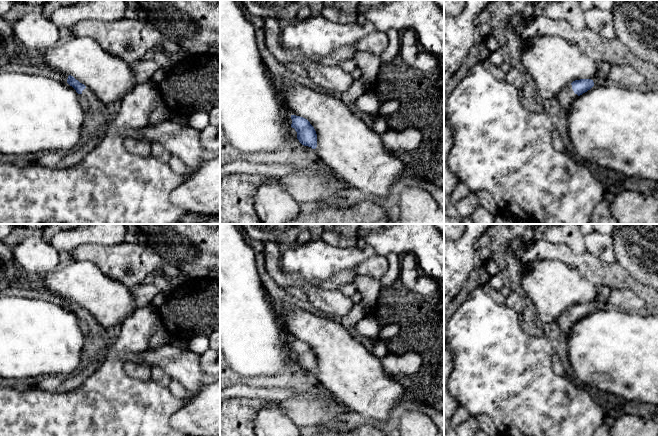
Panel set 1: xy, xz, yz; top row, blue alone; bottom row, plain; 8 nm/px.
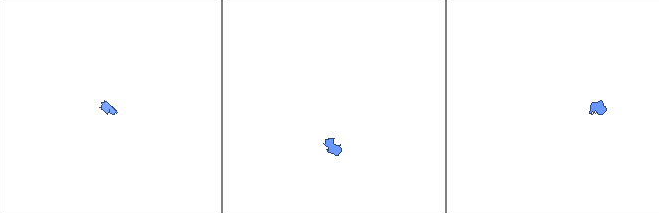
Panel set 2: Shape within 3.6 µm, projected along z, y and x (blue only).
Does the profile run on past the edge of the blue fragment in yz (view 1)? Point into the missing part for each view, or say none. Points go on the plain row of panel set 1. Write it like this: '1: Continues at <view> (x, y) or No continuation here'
1: Continues at yz (566, 320)

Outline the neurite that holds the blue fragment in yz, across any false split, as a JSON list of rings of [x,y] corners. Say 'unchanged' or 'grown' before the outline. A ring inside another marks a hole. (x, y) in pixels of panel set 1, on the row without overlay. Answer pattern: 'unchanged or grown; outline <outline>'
grown; outline [[[591,303],[575,304],[565,310],[557,319],[557,324],[563,335],[566,337],[570,333],[572,326],[593,310],[594,306]]]

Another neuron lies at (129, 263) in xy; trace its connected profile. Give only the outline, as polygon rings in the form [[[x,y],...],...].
[[[121,242],[116,245],[83,244],[65,256],[66,260],[89,261],[95,264],[106,276],[133,289],[140,286],[143,280],[154,271],[162,269],[165,263],[154,250],[145,244]]]

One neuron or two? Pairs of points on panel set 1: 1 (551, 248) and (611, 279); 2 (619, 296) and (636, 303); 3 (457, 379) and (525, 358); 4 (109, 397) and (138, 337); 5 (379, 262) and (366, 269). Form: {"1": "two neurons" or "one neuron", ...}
{"1": "one neuron", "2": "one neuron", "3": "one neuron", "4": "one neuron", "5": "one neuron"}

